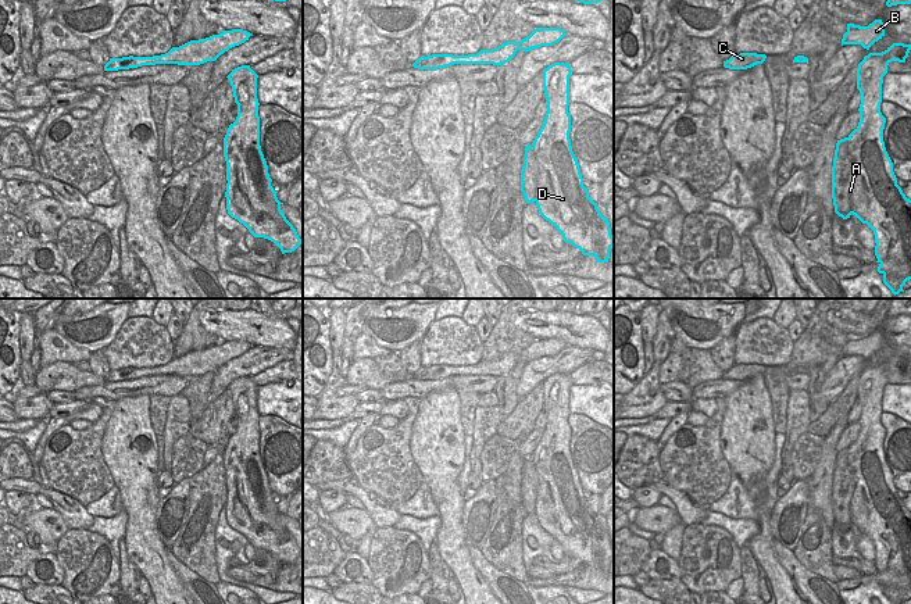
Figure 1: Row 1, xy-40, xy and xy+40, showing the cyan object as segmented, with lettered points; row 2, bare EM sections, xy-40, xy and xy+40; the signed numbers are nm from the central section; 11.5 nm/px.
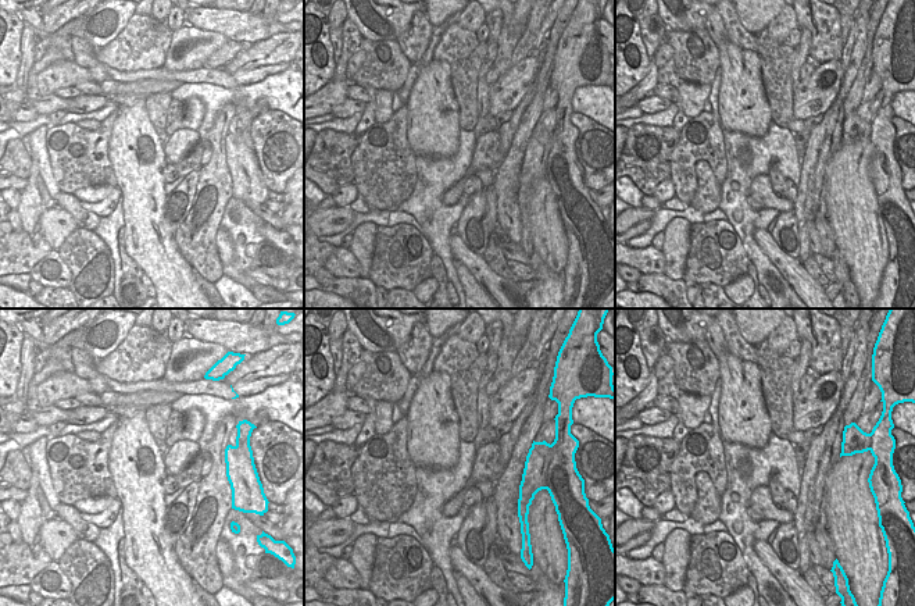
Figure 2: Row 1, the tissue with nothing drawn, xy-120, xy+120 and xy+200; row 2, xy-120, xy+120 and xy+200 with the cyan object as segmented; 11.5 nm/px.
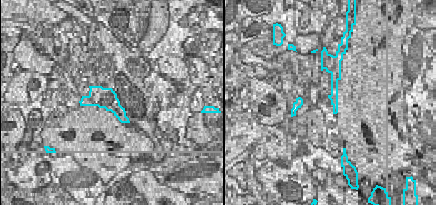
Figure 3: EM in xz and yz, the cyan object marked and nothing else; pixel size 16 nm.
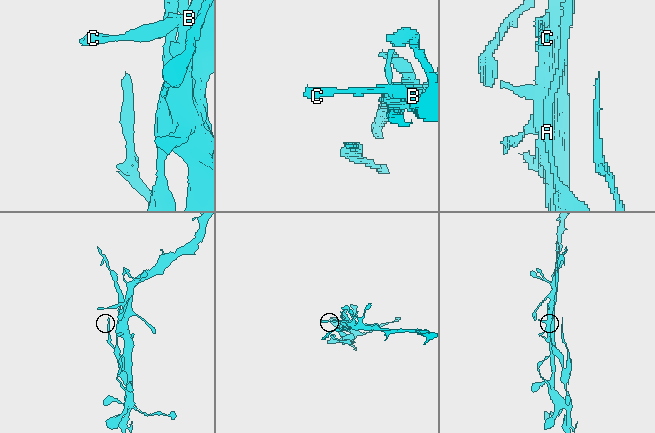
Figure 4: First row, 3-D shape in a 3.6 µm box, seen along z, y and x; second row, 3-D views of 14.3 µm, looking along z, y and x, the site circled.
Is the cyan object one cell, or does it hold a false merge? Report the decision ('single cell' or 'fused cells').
fused cells

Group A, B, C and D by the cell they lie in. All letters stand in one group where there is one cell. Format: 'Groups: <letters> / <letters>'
Groups: A / B C D.

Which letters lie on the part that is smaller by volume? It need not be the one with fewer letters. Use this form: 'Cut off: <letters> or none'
Cut off: A

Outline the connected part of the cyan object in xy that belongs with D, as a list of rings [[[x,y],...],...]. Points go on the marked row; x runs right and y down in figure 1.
[[[554,62],[543,69],[547,112],[532,143],[539,162],[536,205],[565,243],[579,249],[583,255],[594,255],[597,262],[608,262],[614,247],[610,222],[583,186],[569,139],[571,75],[569,62]]]

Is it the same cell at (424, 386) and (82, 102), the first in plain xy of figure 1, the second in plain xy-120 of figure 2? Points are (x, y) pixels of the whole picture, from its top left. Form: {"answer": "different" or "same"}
{"answer": "different"}

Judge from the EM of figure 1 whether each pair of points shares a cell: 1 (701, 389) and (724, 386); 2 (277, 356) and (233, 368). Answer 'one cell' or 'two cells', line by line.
1: one cell
2: one cell

